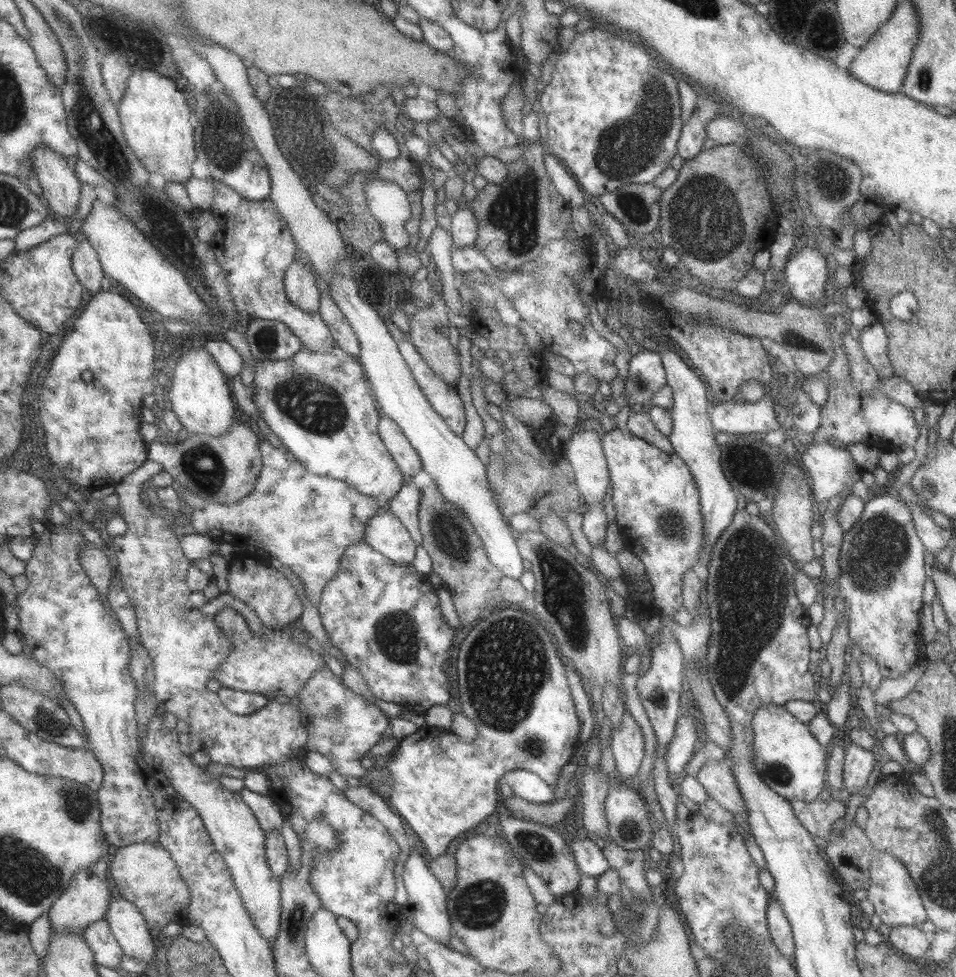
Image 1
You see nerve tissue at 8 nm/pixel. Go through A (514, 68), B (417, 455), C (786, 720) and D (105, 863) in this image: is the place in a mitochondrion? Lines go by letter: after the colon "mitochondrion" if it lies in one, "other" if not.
A: other
B: other
C: other
D: other

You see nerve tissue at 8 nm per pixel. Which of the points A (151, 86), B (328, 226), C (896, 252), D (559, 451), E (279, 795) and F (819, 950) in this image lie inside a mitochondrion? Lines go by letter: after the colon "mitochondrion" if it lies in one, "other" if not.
A: other
B: other
C: other
D: other
E: other
F: other

